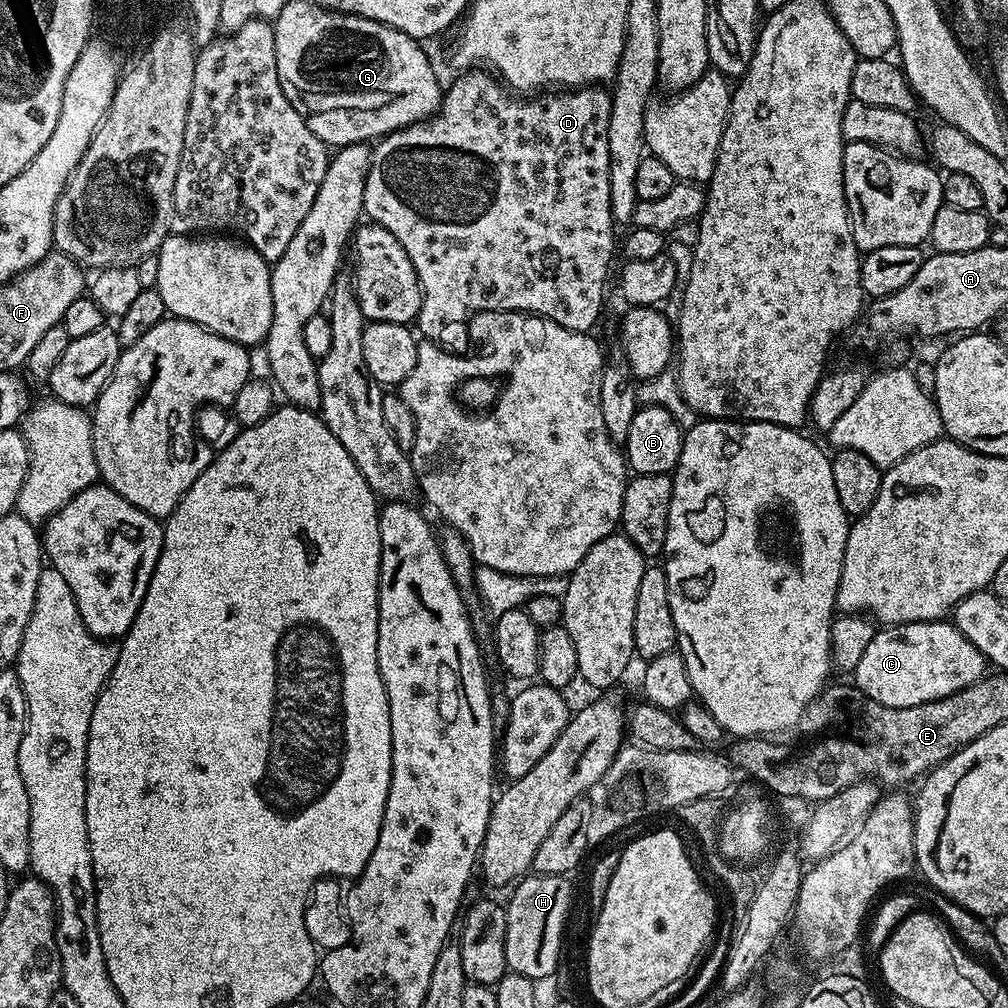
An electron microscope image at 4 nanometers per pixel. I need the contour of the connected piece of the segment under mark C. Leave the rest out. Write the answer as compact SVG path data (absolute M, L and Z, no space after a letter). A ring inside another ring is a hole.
M947 619L927 620L893 624L876 631L858 662L854 684L874 702L882 702L882 706L905 708L946 698L978 682L985 672L983 654L956 629L955 624Z

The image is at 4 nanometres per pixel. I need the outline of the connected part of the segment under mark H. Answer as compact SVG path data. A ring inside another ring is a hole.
M528 874L511 889L512 897L506 900L504 910L506 962L511 971L537 982L543 982L555 973L562 960L560 939L564 936L564 919L568 916L568 903L572 900L572 888L568 882L562 876Z

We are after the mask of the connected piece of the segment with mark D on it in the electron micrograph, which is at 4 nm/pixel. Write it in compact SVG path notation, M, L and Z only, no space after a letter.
M468 70L460 74L460 77L449 88L447 85L440 101L440 111L432 119L425 120L419 124L412 124L408 128L399 128L397 132L390 132L372 148L372 165L366 178L364 216L371 223L381 224L383 228L390 230L390 234L394 234L394 238L398 238L398 242L402 242L402 250L406 250L406 254L410 254L410 262L414 262L414 270L418 274L420 293L422 294L418 317L418 325L420 324L418 332L421 337L427 338L432 342L439 341L441 339L439 336L444 332L444 324L461 323L460 325L463 325L469 319L470 314L478 312L527 312L534 316L544 316L548 320L558 322L558 326L566 326L575 332L591 333L593 331L592 327L595 326L596 319L599 318L600 311L604 308L604 283L608 280L608 267L612 264L612 251L615 248L617 251L618 248L618 232L616 236L618 228L613 221L612 211L610 210L610 146L608 145L608 131L610 130L611 109L612 97L600 86L585 86L575 90L556 90L551 94L532 94L525 98L523 95L505 87L491 71Z

